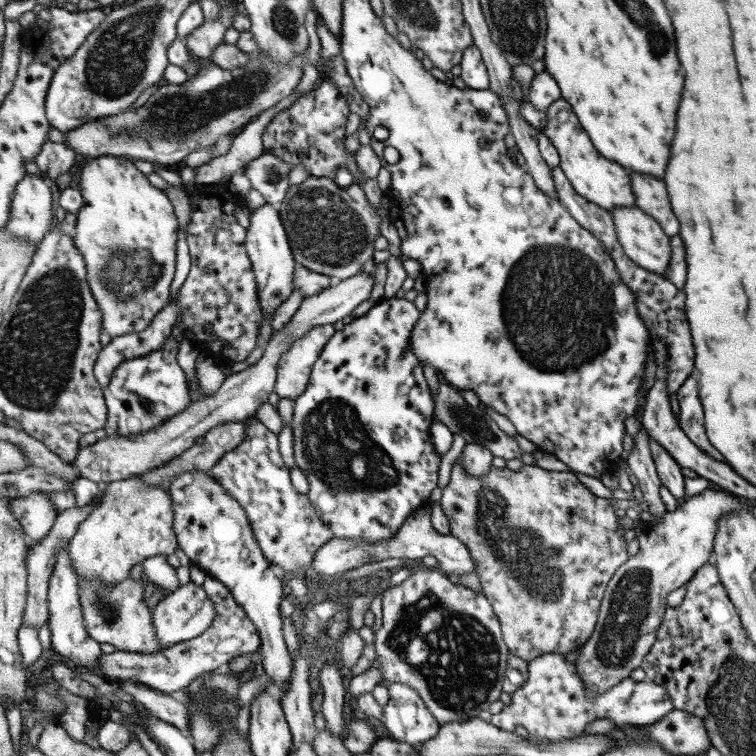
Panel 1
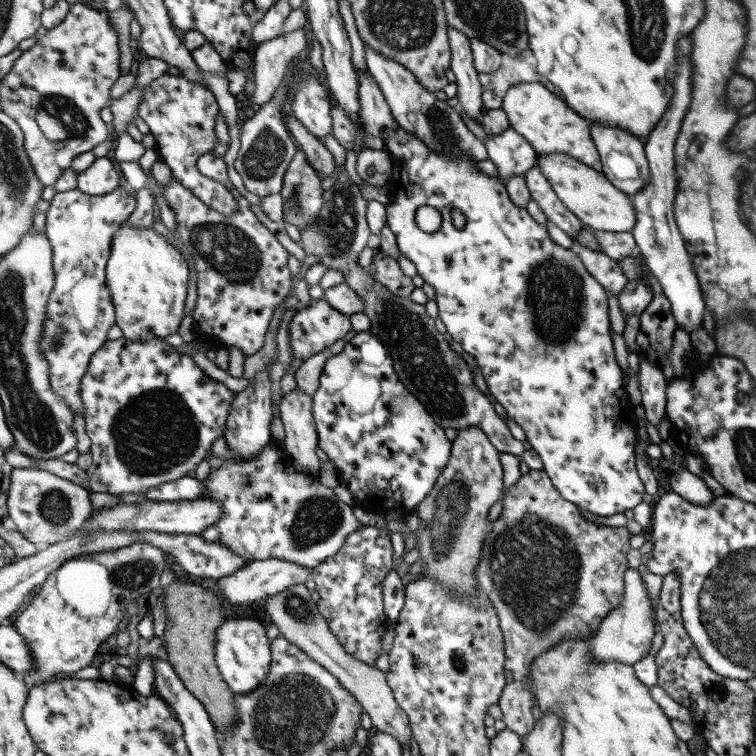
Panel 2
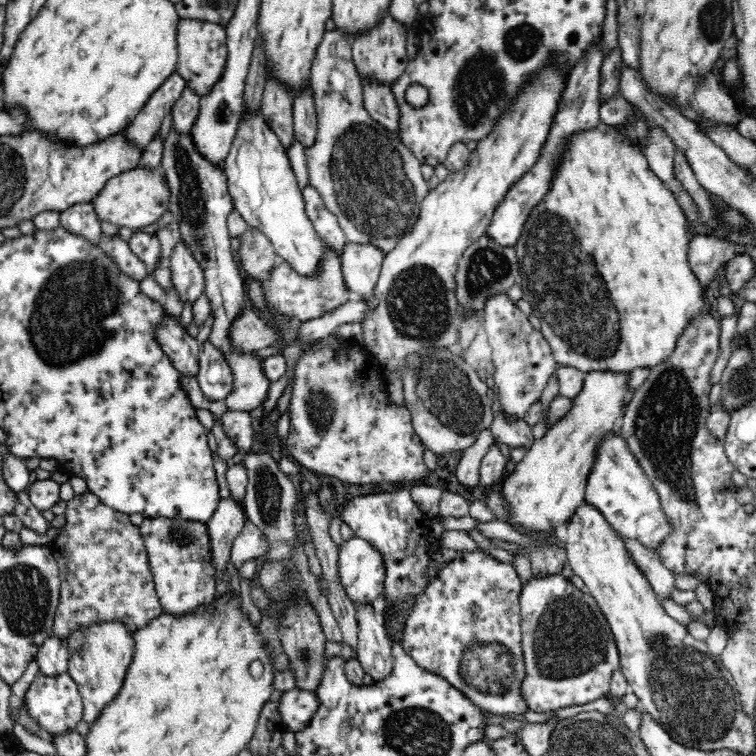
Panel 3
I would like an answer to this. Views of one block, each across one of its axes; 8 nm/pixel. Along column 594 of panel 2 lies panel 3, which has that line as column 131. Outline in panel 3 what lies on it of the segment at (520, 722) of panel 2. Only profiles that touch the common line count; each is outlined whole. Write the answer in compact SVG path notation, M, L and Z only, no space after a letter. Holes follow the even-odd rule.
M88 490L66 501L66 524L49 544L50 552L60 567L60 604L56 610L52 635L68 637L74 632L86 632L102 623L118 623L128 632L142 628L149 620L164 612L151 573L149 556L139 526L132 524L129 515L104 504Z

